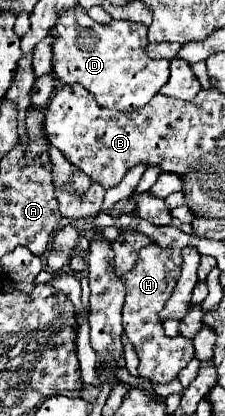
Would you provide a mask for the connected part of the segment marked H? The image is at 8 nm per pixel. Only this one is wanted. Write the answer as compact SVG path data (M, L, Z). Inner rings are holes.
M148 245L148 247L142 247L136 265L122 277L128 289L124 311L122 311L124 333L140 359L140 365L138 365L140 377L148 379L154 385L168 385L170 381L174 381L178 373L194 357L192 341L180 333L176 337L168 337L160 321L160 311L170 299L176 287L176 281L180 277L180 265L182 265L180 251L168 251L158 245Z

